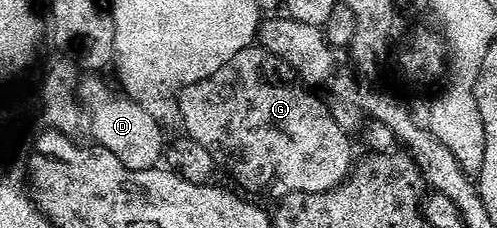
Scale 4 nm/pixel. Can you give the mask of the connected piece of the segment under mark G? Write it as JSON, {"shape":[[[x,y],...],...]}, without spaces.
{"shape":[[[250,45],[243,48],[241,52],[236,53],[235,57],[231,57],[218,72],[212,73],[205,80],[195,81],[194,84],[183,88],[180,93],[179,109],[181,111],[179,123],[185,126],[184,134],[195,140],[199,145],[203,145],[203,149],[207,149],[207,153],[211,153],[213,162],[218,168],[226,167],[247,190],[258,191],[261,195],[280,197],[291,193],[326,191],[332,187],[338,187],[349,176],[349,172],[355,166],[353,147],[349,144],[349,135],[344,131],[346,128],[343,126],[341,119],[331,112],[326,100],[320,94],[314,93],[298,79],[297,72],[291,69],[291,65],[287,65],[287,61],[275,57],[266,47],[260,45]]]}

